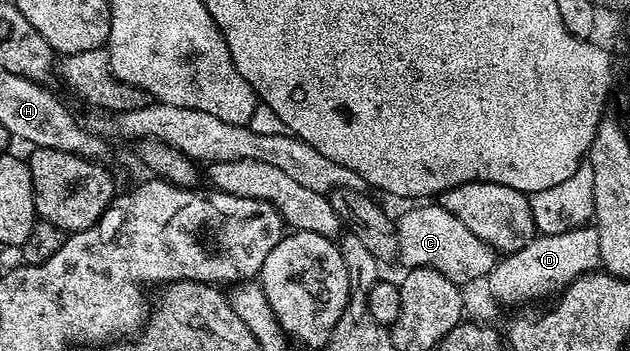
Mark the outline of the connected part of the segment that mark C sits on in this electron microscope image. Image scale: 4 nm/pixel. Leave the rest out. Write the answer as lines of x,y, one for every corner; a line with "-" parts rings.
441,203
419,204
422,204
419,208
410,208
402,217
397,217
394,226
398,243
397,263
403,264
403,269
406,270
431,268
459,286
467,286
473,280
481,281
487,277
496,263
494,249
476,238
476,234
472,234
472,230
468,230
468,226
464,226
456,214
444,210

